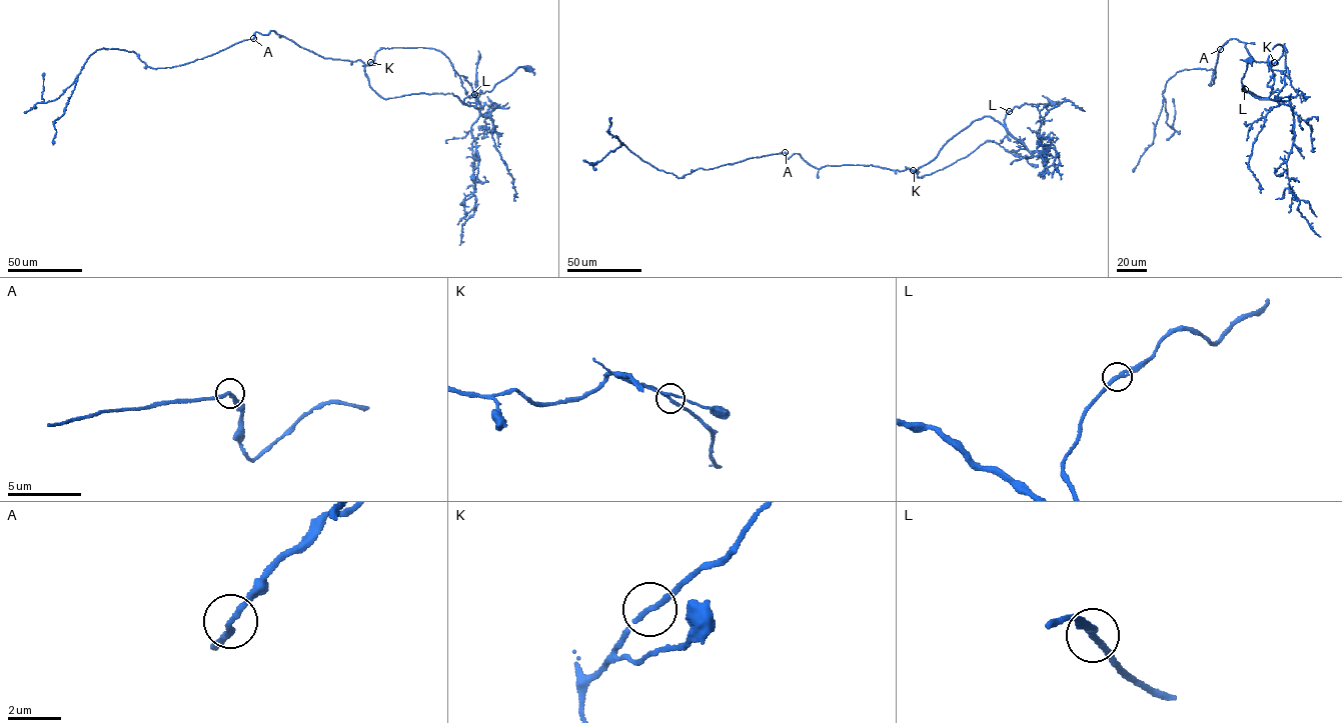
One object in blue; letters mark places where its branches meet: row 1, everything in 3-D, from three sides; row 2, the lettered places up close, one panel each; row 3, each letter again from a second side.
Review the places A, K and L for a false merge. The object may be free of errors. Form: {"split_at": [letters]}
{"split_at": []}

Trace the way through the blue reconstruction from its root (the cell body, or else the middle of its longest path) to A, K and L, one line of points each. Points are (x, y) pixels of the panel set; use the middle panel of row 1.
A: (1052, 103), (1015, 106), (1005, 127), (990, 116), (974, 120), (914, 170), (817, 168), (785, 152)
K: (1052, 103), (1015, 106), (1006, 115), (1005, 127), (990, 116), (974, 120), (928, 163), (908, 168), (913, 170)
L: (1052, 103), (1025, 103), (1009, 111)

